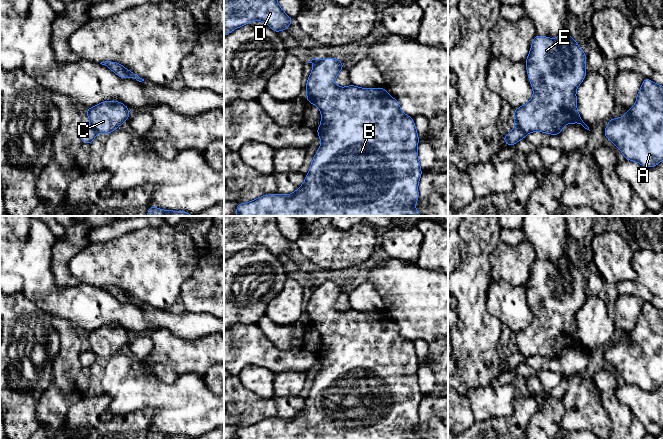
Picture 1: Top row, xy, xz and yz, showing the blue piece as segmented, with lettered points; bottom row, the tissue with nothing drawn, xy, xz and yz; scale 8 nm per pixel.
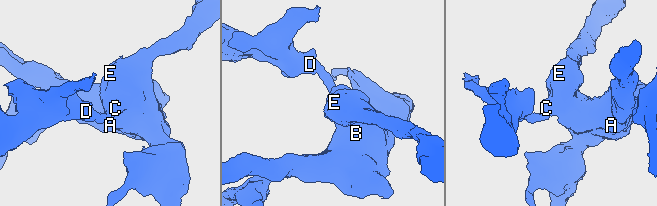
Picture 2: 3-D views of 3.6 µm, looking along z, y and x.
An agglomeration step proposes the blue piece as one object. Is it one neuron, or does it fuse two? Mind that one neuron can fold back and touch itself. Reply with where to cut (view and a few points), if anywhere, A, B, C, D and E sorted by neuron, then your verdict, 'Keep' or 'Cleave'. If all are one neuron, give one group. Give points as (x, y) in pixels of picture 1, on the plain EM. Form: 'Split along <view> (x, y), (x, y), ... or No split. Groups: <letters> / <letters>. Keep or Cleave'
Split along yz (516, 350), (526, 358). Groups: A B C E / D. Cleave

